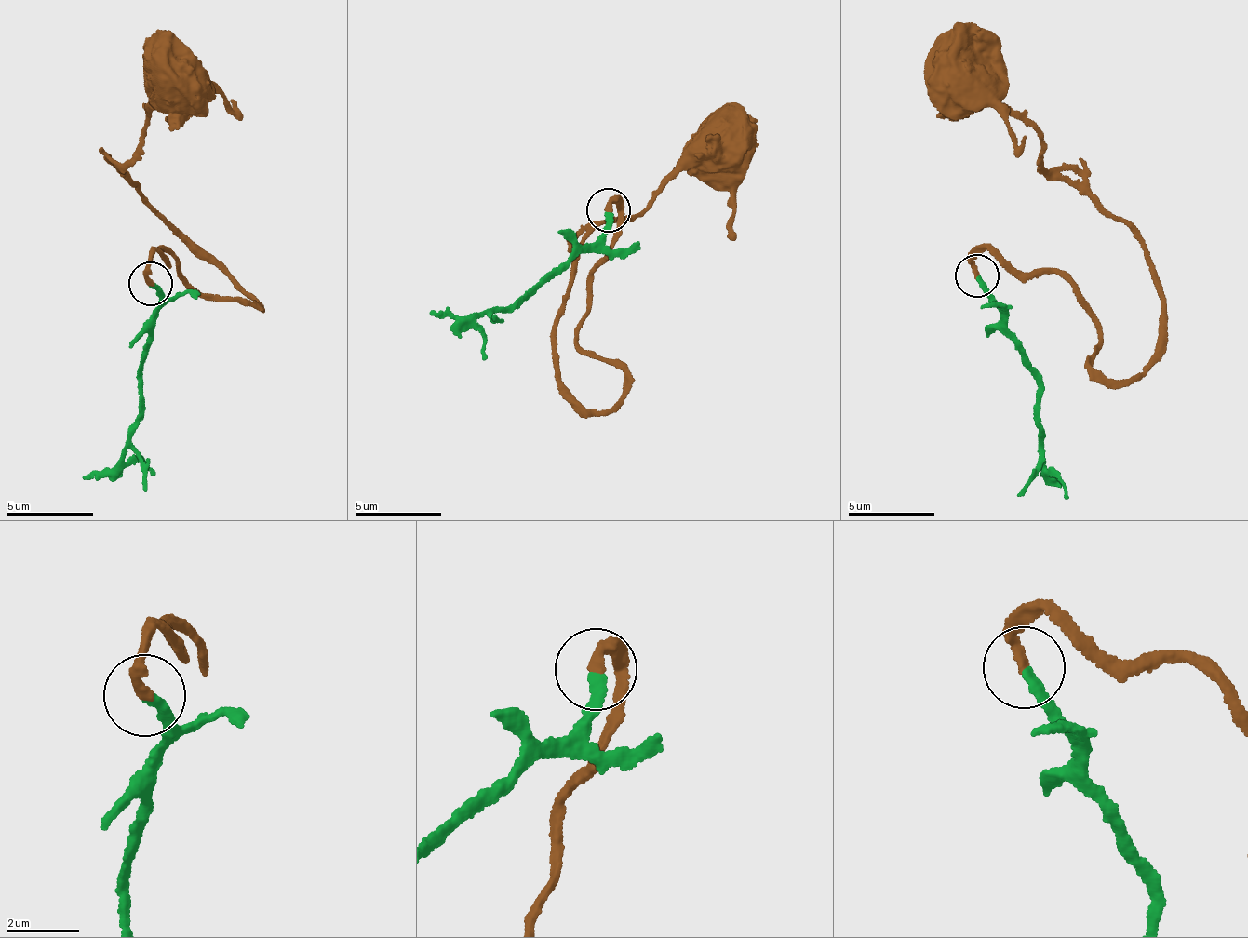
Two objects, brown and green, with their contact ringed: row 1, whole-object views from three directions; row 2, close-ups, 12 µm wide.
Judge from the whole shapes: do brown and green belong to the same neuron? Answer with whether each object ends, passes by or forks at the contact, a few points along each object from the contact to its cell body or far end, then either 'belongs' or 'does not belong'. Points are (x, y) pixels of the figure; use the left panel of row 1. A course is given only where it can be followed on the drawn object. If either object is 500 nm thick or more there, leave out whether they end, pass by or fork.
brown ends; green ends; course brown (151, 283), (155, 250), (167, 257), (166, 248), (183, 283), (259, 301), (237, 291), (116, 172), (175, 77); course green (153, 281), (159, 304), (140, 368), (140, 425), (131, 448), (112, 466), (84, 477); belongs

